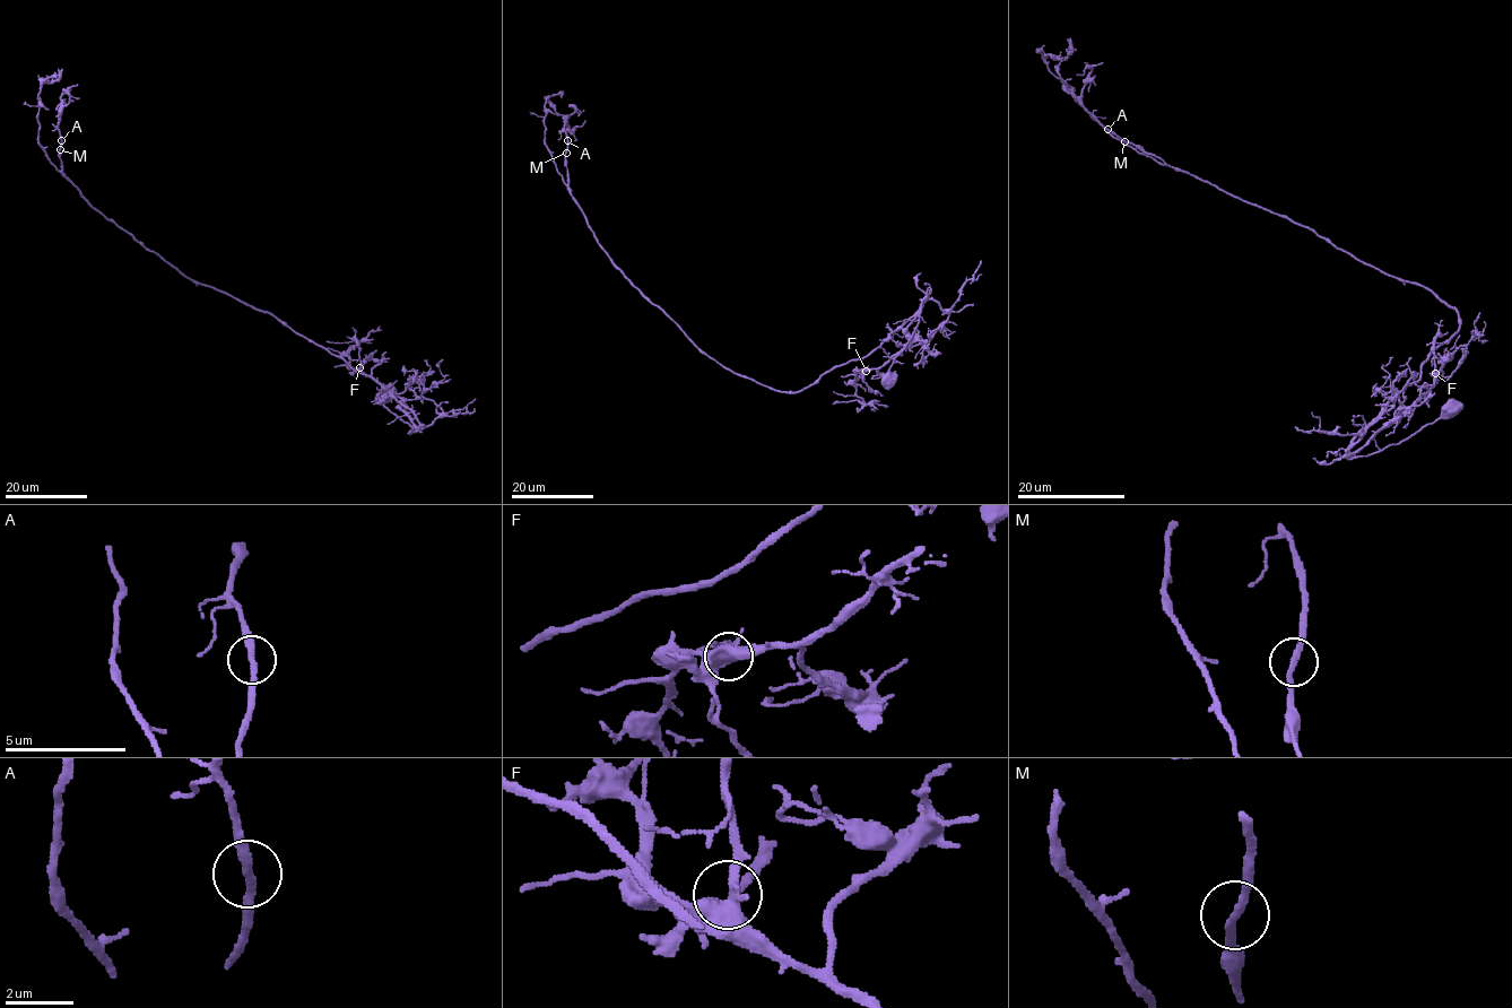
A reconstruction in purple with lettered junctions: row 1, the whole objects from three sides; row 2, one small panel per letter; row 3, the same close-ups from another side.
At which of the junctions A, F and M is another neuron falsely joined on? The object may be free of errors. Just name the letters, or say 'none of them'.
none of them

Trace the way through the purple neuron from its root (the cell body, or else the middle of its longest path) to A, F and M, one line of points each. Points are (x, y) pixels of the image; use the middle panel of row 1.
A: (886, 379), (926, 301), (868, 355), (796, 392), (763, 385), (706, 356), (598, 242), (568, 188), (567, 140)
F: (886, 379), (893, 361), (919, 322), (921, 304), (919, 314), (907, 327), (910, 342), (880, 366), (866, 371)
M: (886, 379), (926, 301), (862, 358), (796, 392), (763, 385), (706, 356), (613, 262), (572, 196), (565, 153)

